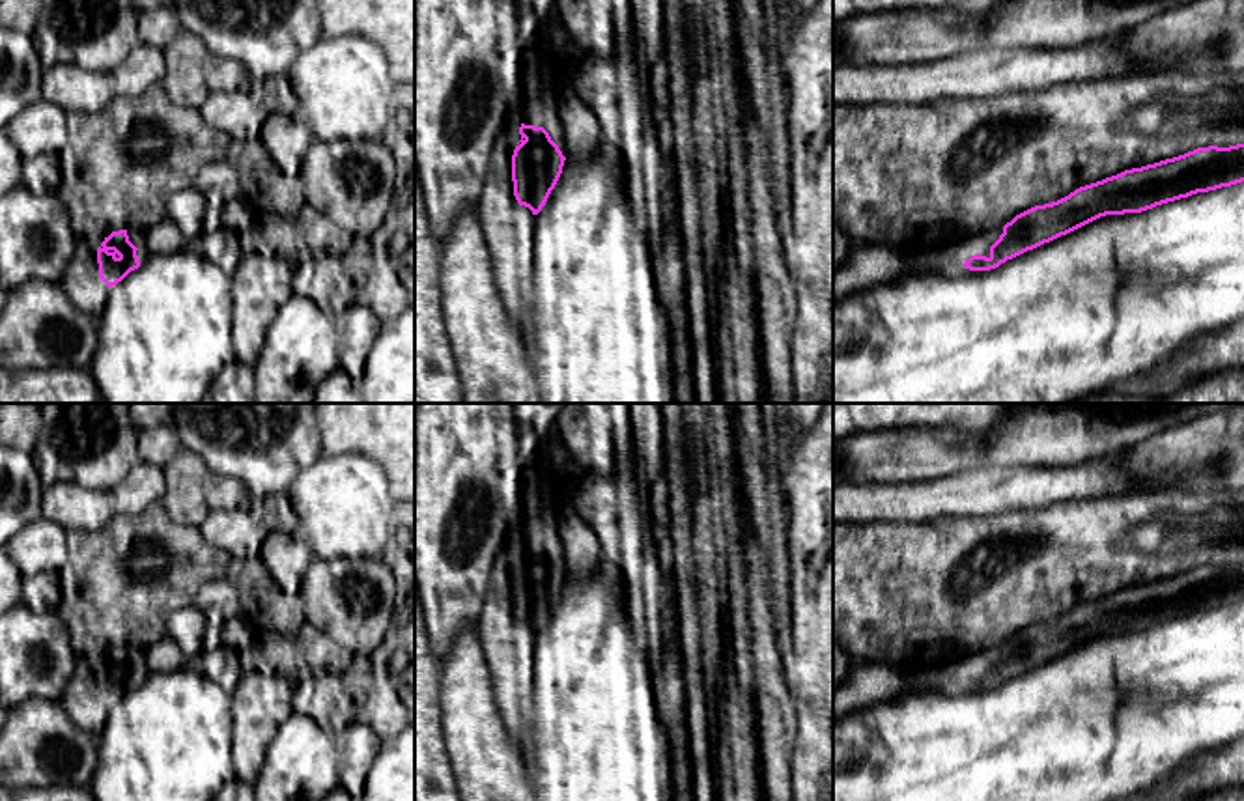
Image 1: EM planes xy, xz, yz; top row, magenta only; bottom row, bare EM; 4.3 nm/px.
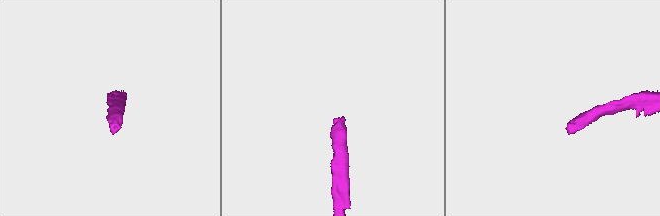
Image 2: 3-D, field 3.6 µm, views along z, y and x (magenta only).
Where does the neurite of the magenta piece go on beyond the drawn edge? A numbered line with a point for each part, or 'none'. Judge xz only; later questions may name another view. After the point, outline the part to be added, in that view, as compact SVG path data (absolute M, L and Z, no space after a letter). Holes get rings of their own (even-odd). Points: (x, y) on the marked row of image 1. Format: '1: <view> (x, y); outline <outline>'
1: xz (508, 228); outline M508 123L495 136L488 177L476 215L491 254L501 297L517 323L532 364L534 338L530 319L532 269L536 261L536 215L514 196L512 155L516 142Z

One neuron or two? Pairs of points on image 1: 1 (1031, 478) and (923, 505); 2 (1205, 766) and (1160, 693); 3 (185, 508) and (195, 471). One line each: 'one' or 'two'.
1: one
2: two
3: one

